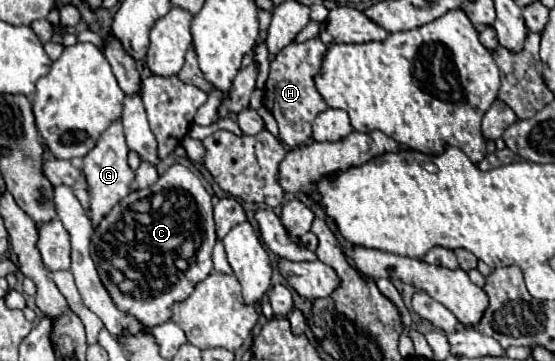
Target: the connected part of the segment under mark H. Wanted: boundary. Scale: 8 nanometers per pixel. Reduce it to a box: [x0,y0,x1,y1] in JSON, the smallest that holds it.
[263,39,327,147]

